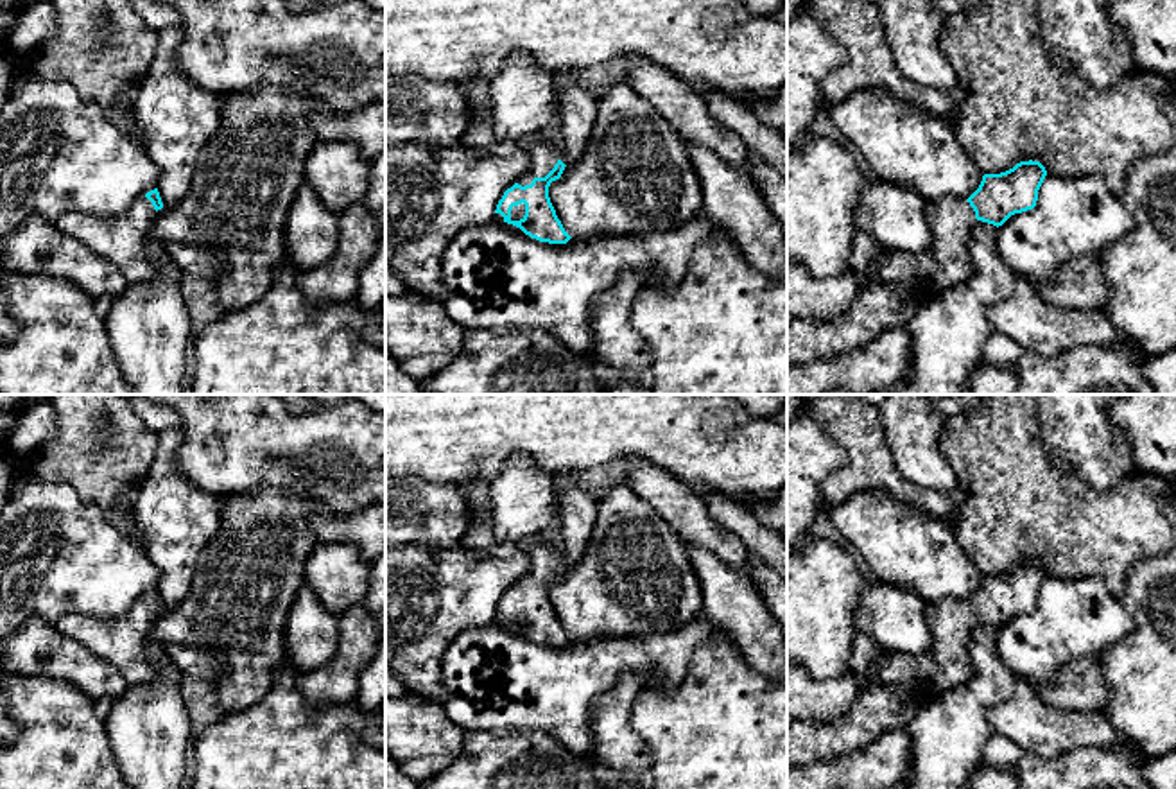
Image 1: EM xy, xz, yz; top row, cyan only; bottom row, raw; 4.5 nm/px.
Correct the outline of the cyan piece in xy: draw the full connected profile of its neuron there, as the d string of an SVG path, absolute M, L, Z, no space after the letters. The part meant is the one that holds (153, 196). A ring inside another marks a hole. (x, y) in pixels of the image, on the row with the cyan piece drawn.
M158 188L140 195L122 215L65 212L54 224L84 247L111 262L129 285L154 278L145 242L156 212L163 208Z

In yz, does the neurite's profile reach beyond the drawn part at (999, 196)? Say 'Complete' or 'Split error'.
Split error

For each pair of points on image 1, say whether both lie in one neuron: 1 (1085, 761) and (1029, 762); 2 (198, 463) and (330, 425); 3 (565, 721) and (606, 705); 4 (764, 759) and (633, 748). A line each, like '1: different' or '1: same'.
1: same
2: same
3: different
4: different

